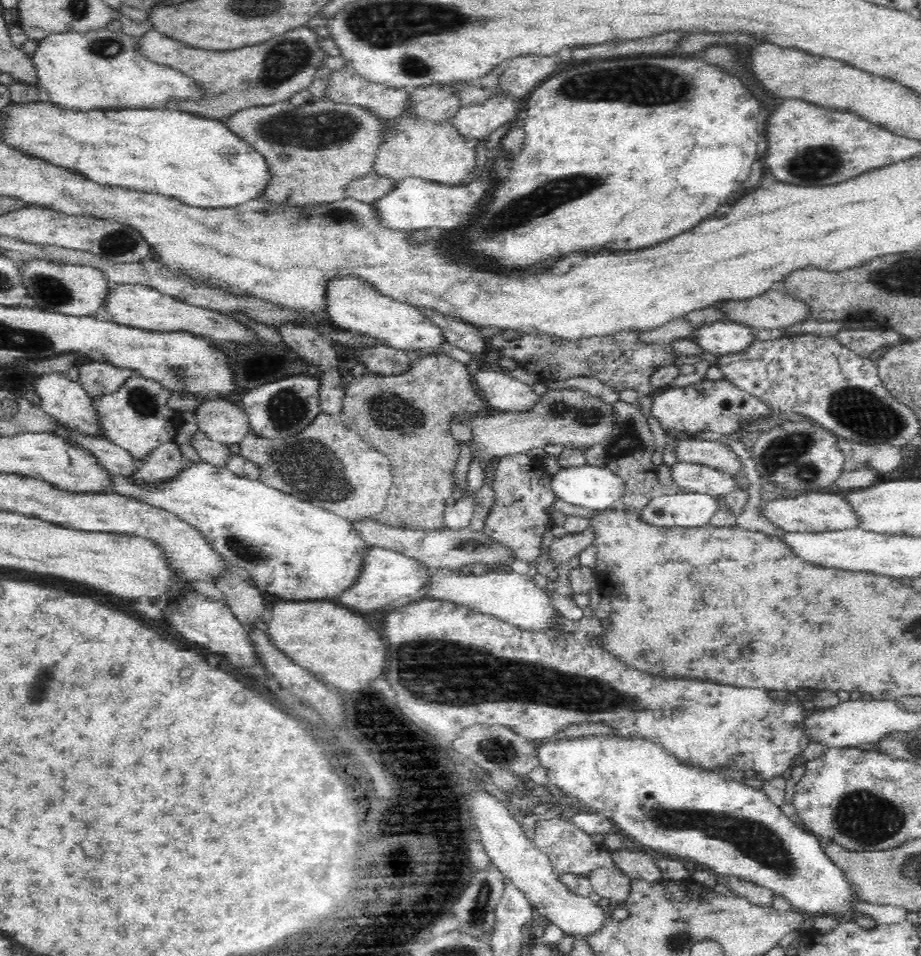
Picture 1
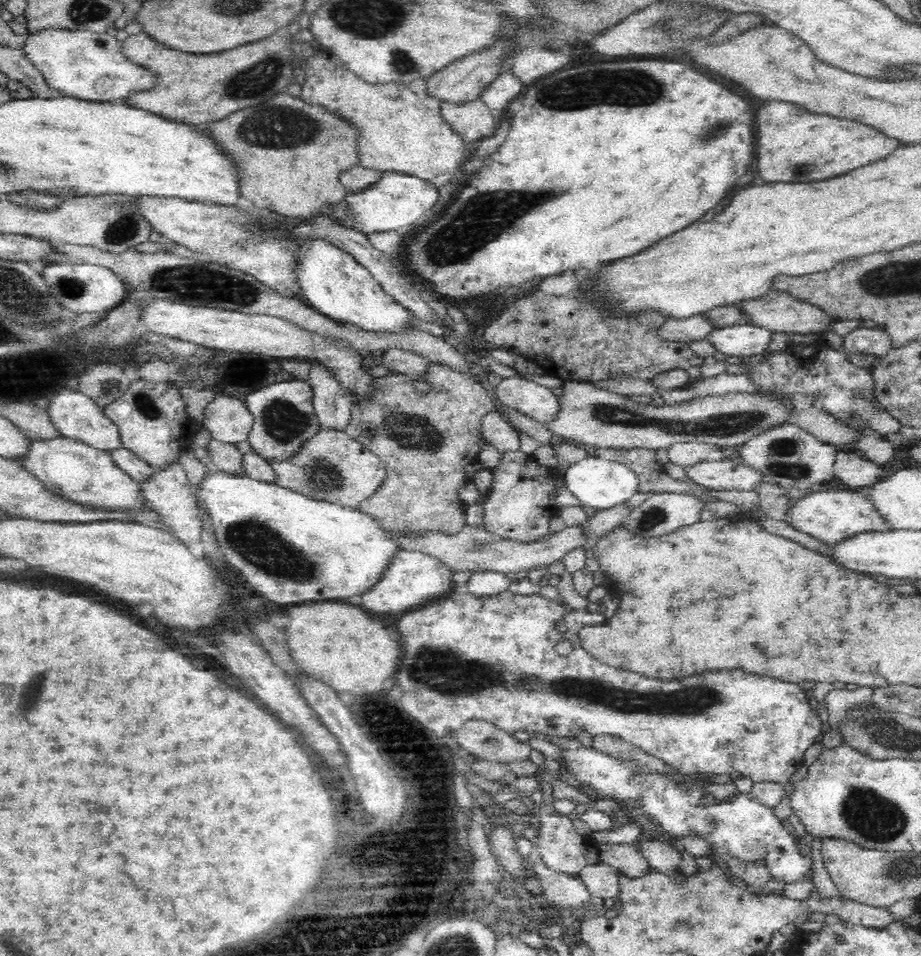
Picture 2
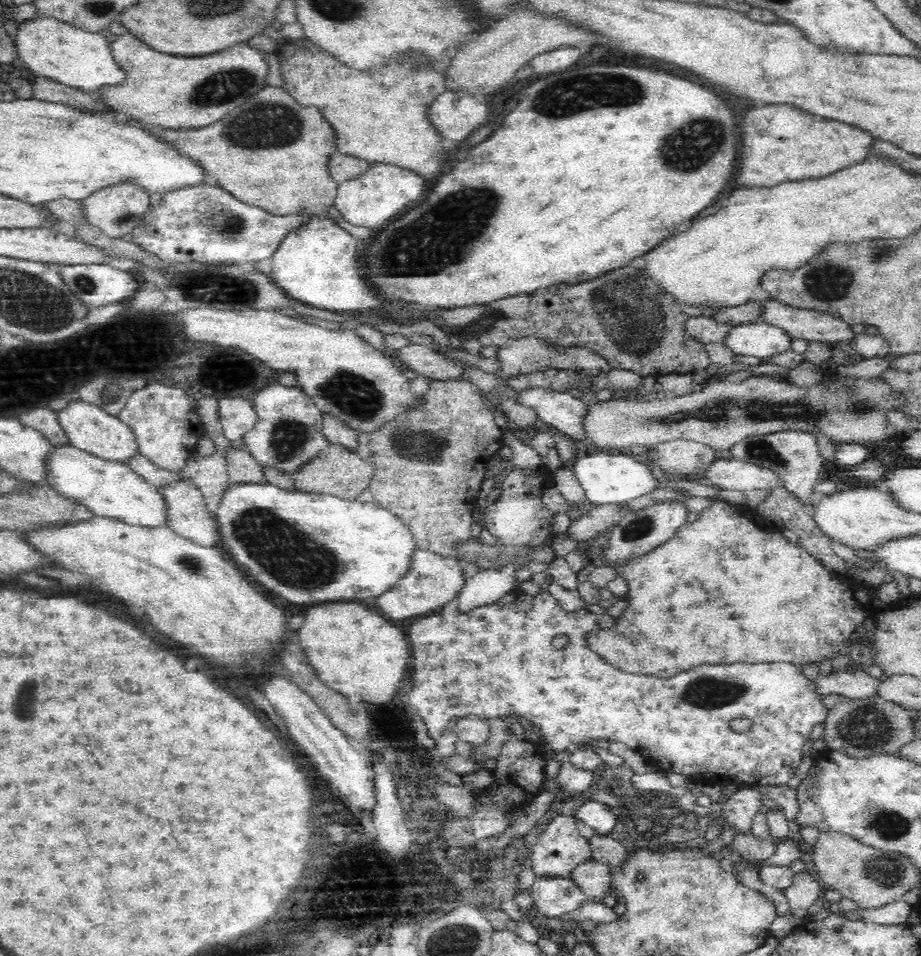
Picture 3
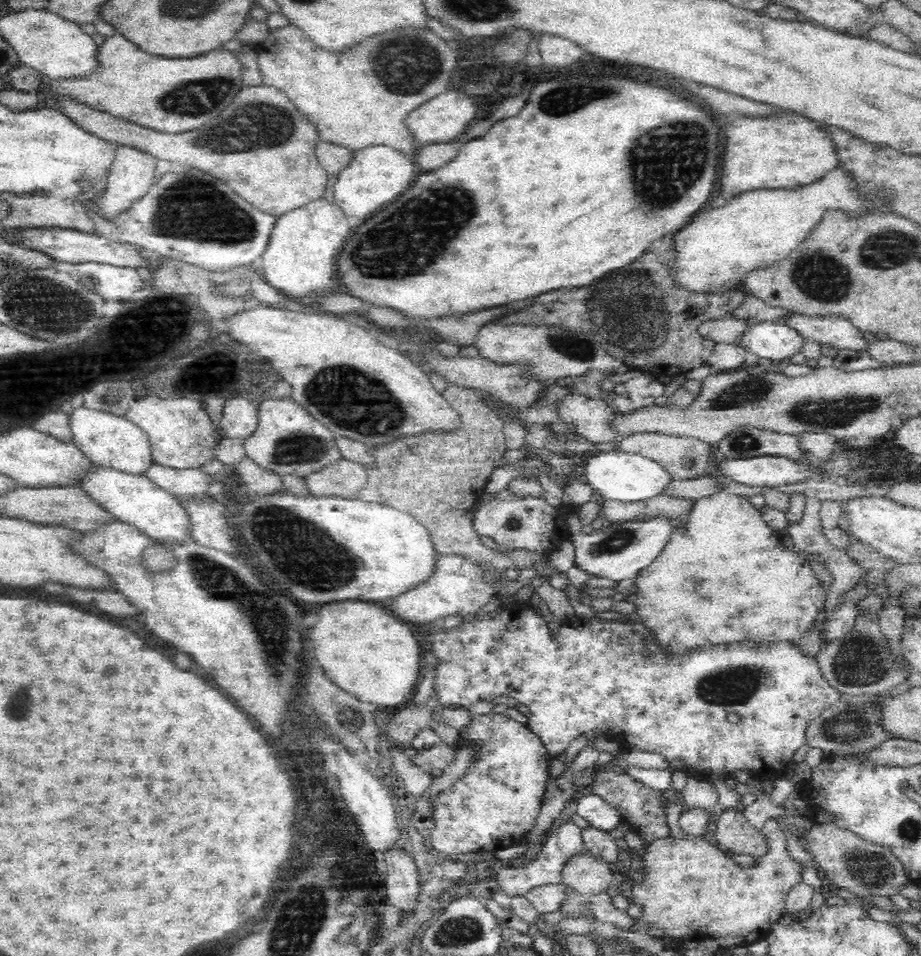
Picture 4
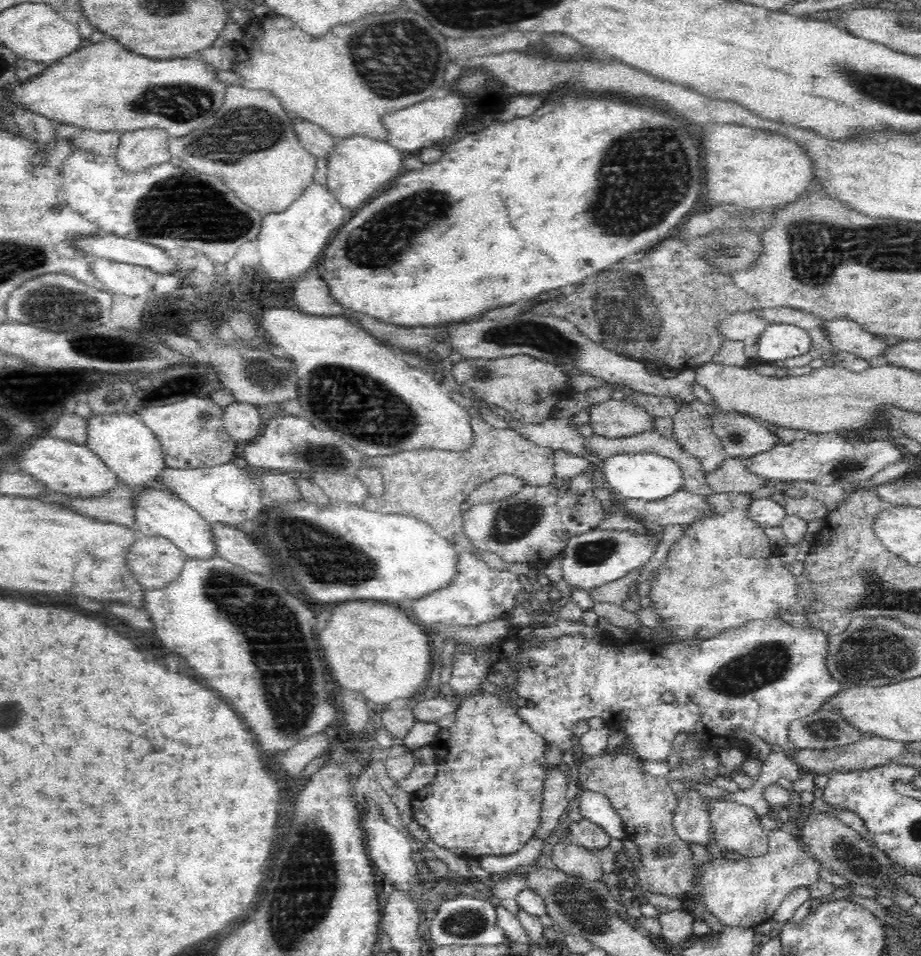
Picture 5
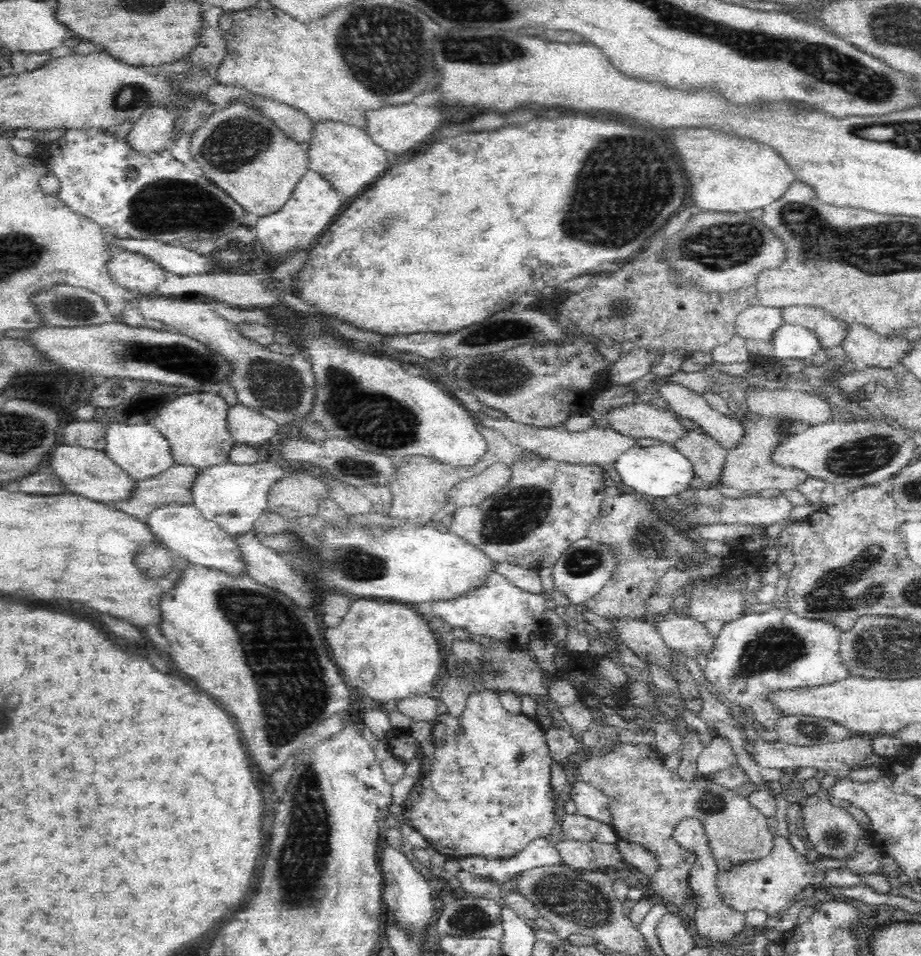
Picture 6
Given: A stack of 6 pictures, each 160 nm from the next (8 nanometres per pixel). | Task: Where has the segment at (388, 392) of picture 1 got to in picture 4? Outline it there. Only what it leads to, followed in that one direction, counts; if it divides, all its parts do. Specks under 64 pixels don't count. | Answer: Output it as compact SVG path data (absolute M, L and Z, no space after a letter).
M448 385L442 394L460 413L460 428L450 434L424 433L422 436L404 438L390 446L370 448L375 465L367 467L369 477L360 490L359 499L414 514L422 525L426 525L426 529L430 529L440 554L461 554L486 569L518 569L530 566L536 559L545 558L525 550L501 552L482 544L466 514L485 492L492 472L500 468L500 460L508 452L504 421L482 399L478 399L474 389Z

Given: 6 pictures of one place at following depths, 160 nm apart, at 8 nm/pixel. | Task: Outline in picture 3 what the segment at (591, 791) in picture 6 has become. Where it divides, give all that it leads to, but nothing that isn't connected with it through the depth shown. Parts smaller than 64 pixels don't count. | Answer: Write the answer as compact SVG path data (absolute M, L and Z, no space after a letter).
M583 800L582 806L576 810L576 819L581 820L588 826L594 828L598 835L606 835L612 832L612 828L621 820L616 808L596 802L596 800Z

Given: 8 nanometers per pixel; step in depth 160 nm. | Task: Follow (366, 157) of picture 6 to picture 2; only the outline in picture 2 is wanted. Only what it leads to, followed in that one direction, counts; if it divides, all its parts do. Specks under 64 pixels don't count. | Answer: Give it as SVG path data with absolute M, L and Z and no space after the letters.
M388 170L383 172L376 184L368 186L366 190L345 194L343 218L349 226L366 235L377 231L402 231L434 207L434 202L439 200L438 194L438 189L429 181Z

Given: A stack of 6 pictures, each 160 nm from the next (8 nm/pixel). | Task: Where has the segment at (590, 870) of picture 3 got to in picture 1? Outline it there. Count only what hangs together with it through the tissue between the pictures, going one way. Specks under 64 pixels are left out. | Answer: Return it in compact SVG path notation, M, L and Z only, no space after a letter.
M596 867L587 874L593 892L601 898L608 898L612 904L622 904L628 896L631 878L620 869L612 867Z

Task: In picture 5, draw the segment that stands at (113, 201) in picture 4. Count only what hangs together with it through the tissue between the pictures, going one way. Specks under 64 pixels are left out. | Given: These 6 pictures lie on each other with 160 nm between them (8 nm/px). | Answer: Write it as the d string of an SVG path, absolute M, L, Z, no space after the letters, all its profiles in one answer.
M160 127L121 133L116 158L126 171L144 171L149 166L171 161L172 136Z

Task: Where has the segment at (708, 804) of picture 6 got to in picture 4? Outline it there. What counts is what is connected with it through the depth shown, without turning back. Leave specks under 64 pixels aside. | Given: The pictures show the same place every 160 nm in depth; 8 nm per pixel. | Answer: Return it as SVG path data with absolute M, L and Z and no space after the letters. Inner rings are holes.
M609 766L596 768L592 780L592 792L604 798L610 805L619 810L623 822L626 822L631 832L636 832L642 838L641 848L648 848L651 842L658 838L670 836L670 828L666 821L666 808L672 799L667 799L662 790L648 788L638 782L626 770L617 770ZM744 804L737 808L726 808L716 820L716 840L718 847L726 852L750 854L754 857L765 855L768 852L767 838L756 829L743 813Z

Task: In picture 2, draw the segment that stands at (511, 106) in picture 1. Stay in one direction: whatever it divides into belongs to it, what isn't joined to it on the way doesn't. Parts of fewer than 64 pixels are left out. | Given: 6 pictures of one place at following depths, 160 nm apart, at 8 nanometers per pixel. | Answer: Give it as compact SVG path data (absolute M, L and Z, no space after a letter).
M482 98L463 103L441 101L439 113L468 148L498 129L496 117Z

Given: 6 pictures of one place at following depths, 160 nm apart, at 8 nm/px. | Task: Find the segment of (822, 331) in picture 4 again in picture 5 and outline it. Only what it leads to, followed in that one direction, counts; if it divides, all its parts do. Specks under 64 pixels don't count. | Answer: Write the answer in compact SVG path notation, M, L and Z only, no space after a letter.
M852 320L826 321L824 329L828 329L830 333L830 341L835 352L854 354L870 364L883 357L889 346L884 339L878 339L875 333L864 330L863 326Z

